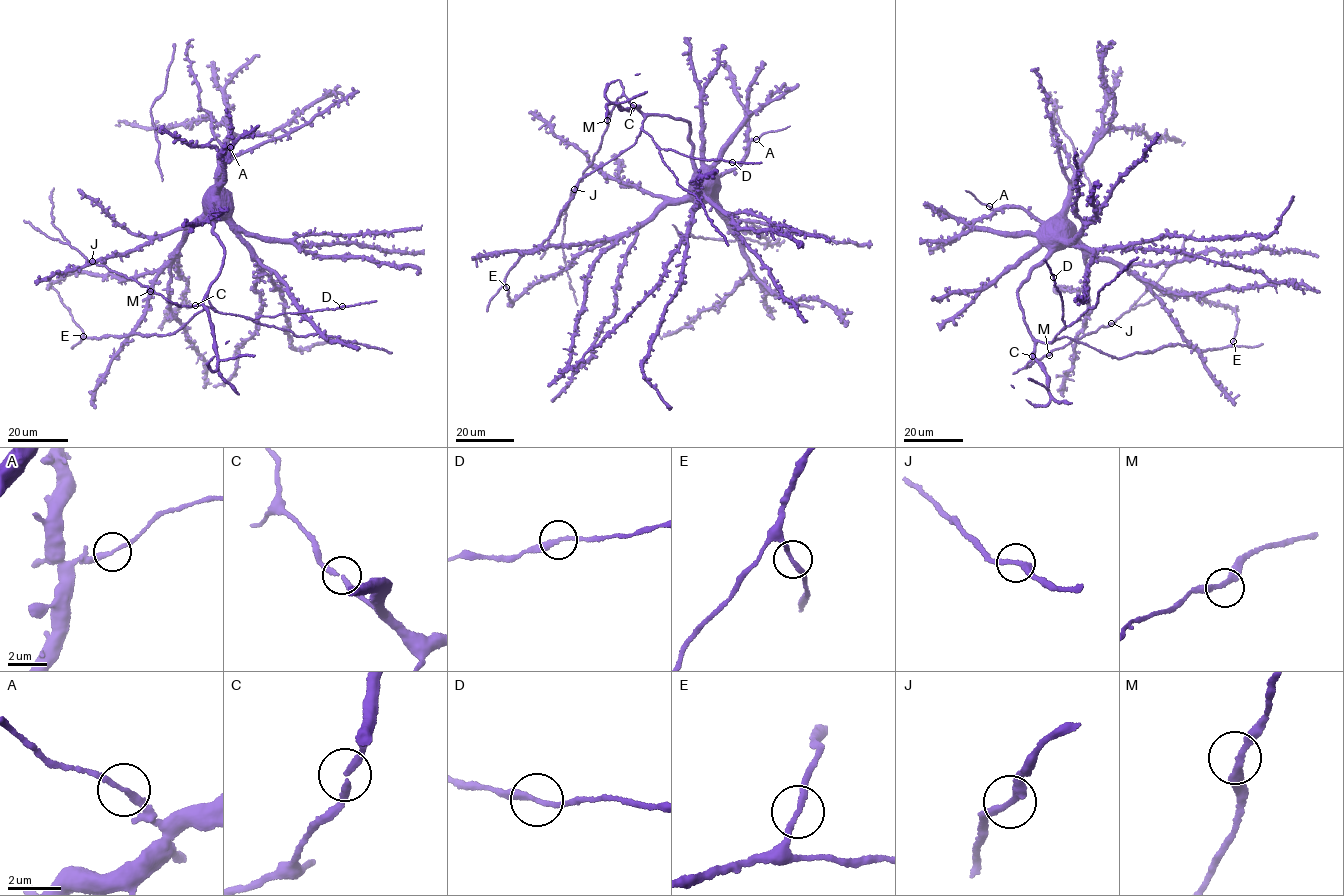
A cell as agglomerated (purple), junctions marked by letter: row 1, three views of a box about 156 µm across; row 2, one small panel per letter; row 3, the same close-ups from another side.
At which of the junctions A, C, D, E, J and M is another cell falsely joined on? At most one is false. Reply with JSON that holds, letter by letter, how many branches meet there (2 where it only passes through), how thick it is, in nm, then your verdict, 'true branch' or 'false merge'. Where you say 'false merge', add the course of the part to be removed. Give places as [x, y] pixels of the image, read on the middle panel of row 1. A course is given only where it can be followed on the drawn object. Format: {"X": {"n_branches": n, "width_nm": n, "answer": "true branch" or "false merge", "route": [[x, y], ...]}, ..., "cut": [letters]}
{"A": {"n_branches": 2, "width_nm": 220, "answer": "false merge", "route": [[755, 139], [790, 126]]}, "C": {"n_branches": 2, "width_nm": 240, "answer": "true branch"}, "D": {"n_branches": 2, "width_nm": 240, "answer": "true branch"}, "E": {"n_branches": 2, "width_nm": 200, "answer": "true branch"}, "J": {"n_branches": 2, "width_nm": 240, "answer": "true branch"}, "M": {"n_branches": 2, "width_nm": 240, "answer": "true branch"}, "cut": ["A"]}

